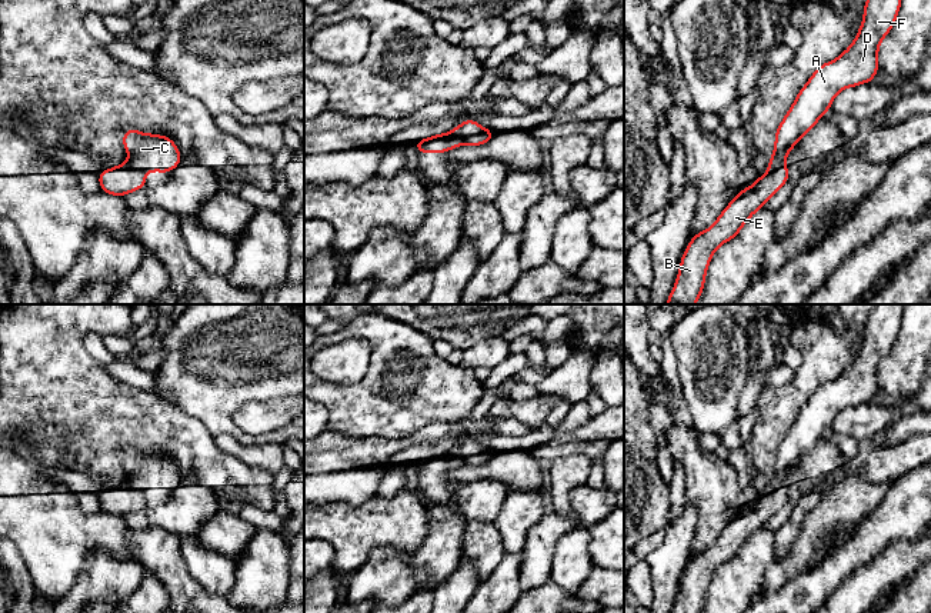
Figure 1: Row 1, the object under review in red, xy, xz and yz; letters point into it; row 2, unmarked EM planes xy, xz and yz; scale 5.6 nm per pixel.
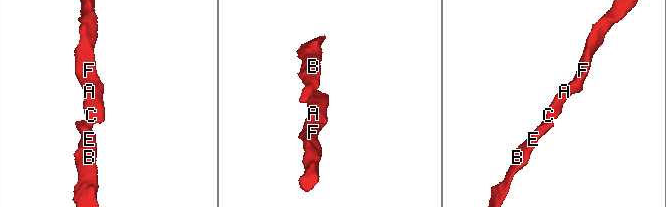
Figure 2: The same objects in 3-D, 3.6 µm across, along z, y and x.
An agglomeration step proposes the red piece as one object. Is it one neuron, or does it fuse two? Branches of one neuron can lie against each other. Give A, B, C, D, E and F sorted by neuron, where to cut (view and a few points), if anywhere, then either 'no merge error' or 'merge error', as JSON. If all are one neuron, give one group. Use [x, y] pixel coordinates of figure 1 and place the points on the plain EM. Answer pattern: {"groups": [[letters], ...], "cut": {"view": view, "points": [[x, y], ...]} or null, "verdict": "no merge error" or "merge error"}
{"groups": [["A", "C", "D", "F"], ["B", "E"]], "cut": {"view": "xy", "points": [[127, 483], [144, 492]]}, "verdict": "merge error"}

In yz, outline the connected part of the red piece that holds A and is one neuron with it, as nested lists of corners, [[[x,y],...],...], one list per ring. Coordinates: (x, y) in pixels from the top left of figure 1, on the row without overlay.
[[[874,304],[852,364],[835,380],[815,389],[777,449],[768,492],[785,486],[788,472],[830,430],[841,410],[872,402],[880,390],[878,366],[895,343],[904,306]]]

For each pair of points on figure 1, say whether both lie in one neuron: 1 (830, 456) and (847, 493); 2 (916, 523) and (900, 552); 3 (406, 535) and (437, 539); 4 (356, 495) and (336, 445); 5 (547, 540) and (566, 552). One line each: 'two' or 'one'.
1: two
2: two
3: two
4: one
5: two

